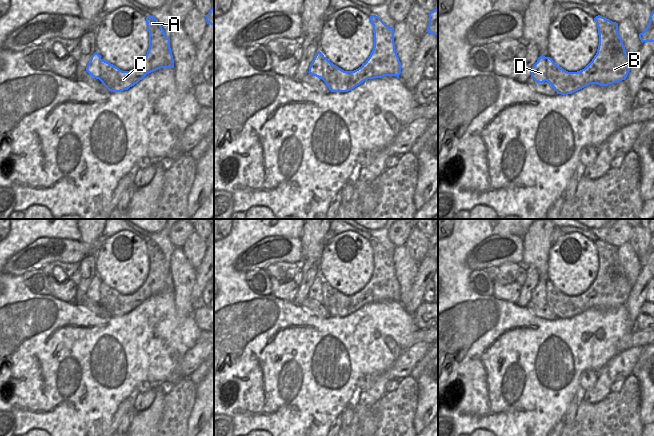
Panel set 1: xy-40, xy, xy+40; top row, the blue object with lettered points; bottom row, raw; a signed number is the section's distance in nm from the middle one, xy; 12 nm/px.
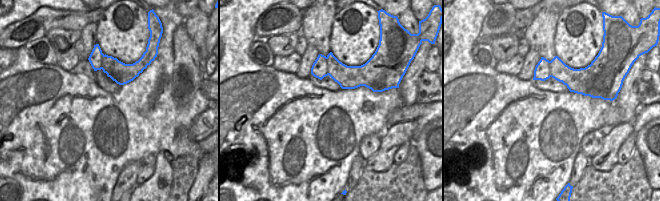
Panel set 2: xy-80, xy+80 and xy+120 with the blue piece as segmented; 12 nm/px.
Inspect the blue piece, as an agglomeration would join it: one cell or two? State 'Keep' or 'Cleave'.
Cleave

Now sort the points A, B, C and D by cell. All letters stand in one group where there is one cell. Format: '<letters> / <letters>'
A B C / D

